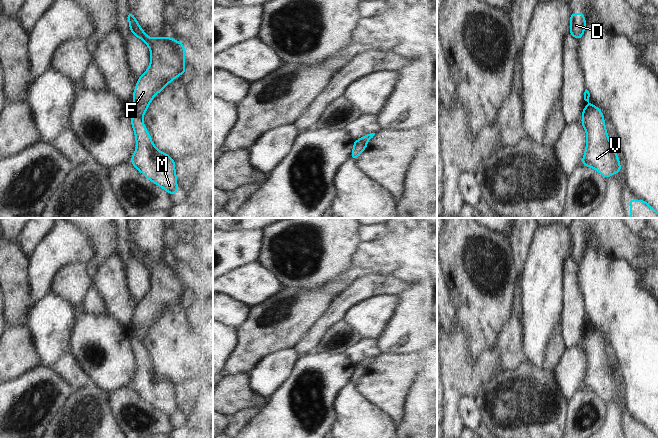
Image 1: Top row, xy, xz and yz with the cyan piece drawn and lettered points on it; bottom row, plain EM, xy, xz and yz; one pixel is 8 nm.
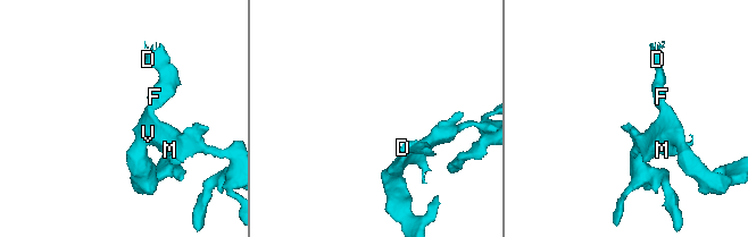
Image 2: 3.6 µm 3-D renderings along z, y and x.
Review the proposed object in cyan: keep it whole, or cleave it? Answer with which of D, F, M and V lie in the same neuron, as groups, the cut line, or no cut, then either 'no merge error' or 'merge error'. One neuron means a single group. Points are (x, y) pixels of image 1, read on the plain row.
D F / M V | xy (131, 334), (142, 341) | merge error

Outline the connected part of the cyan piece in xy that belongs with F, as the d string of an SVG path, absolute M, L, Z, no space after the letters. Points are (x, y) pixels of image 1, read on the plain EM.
M132 236L126 239L130 255L143 264L151 275L148 293L139 301L133 316L132 336L143 341L148 329L176 301L186 297L185 272L182 266L171 261L150 262L140 251Z

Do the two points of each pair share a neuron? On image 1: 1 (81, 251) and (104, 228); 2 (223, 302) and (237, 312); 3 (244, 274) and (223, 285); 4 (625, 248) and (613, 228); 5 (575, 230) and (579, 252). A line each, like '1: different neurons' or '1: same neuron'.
1: different neurons
2: same neuron
3: same neuron
4: same neuron
5: same neuron

